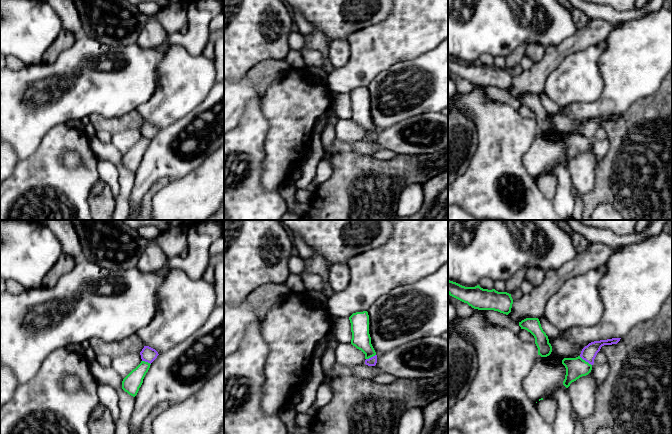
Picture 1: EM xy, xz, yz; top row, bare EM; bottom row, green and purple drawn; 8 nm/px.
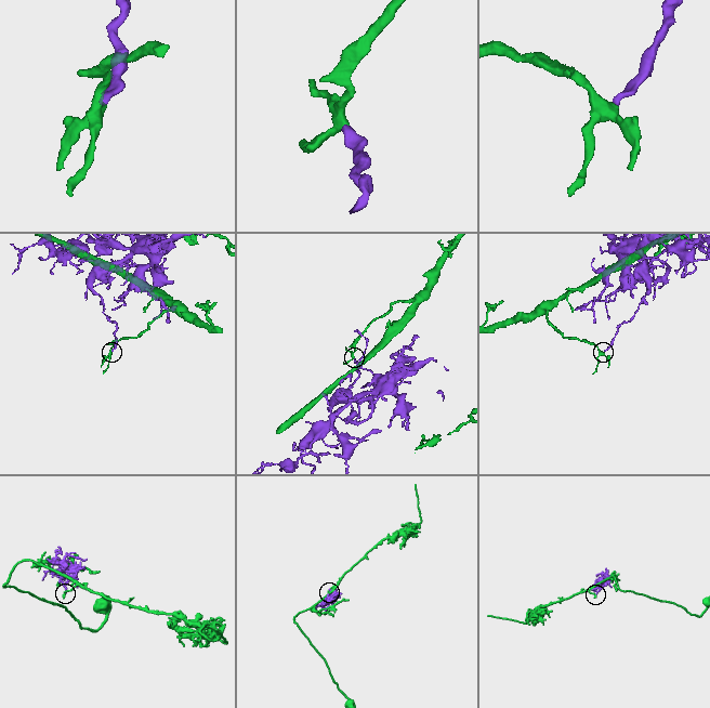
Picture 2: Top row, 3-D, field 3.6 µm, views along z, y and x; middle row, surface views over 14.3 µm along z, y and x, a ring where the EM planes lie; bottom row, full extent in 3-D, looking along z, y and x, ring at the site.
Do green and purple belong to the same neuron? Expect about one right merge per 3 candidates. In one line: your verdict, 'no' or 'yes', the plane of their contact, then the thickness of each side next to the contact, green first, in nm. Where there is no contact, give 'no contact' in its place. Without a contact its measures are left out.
no | yz | 160/120 nm

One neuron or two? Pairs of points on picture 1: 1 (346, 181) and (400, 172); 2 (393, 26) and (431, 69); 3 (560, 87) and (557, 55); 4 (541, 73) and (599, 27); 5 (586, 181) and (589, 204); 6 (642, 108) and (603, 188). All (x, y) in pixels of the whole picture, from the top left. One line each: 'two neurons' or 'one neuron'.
1: one neuron
2: two neurons
3: two neurons
4: one neuron
5: two neurons
6: one neuron

